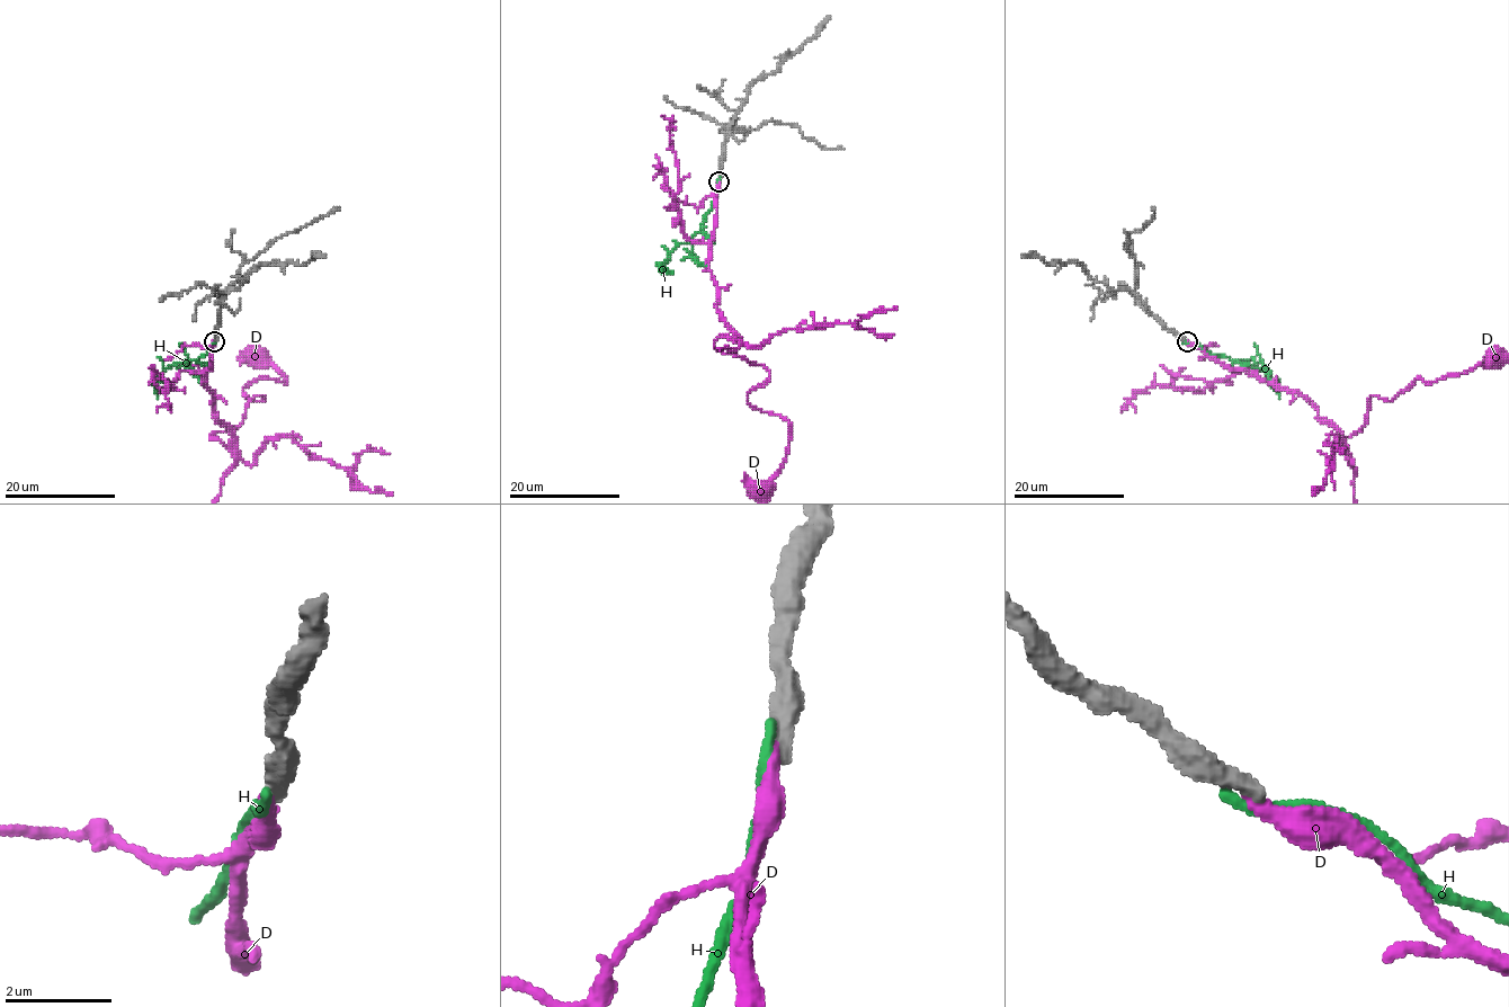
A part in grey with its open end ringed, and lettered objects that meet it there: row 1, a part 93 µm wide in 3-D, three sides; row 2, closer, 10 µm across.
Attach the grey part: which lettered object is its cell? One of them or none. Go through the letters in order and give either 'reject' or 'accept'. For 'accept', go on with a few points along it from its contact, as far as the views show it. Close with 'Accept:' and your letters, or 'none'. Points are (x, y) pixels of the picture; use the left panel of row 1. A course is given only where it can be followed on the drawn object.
D: accept | via (214, 340), (204, 383), (226, 446), (210, 436), (264, 398), (243, 389), (285, 382), (256, 357)
H: reject
Accept: D

